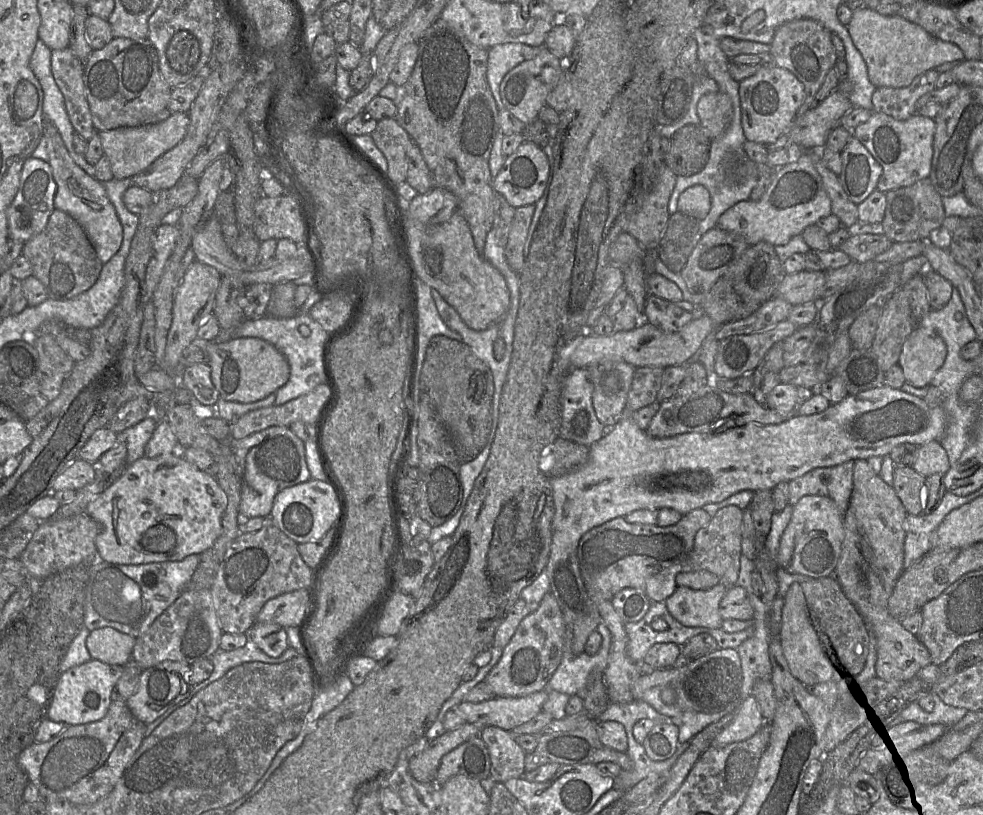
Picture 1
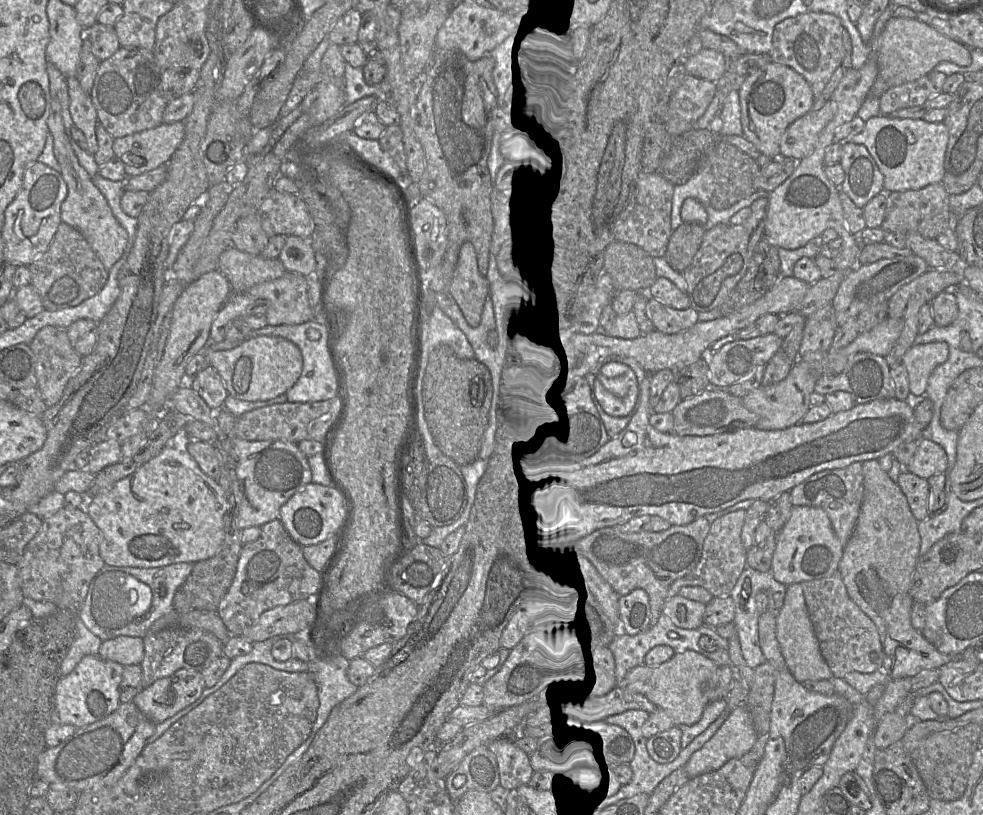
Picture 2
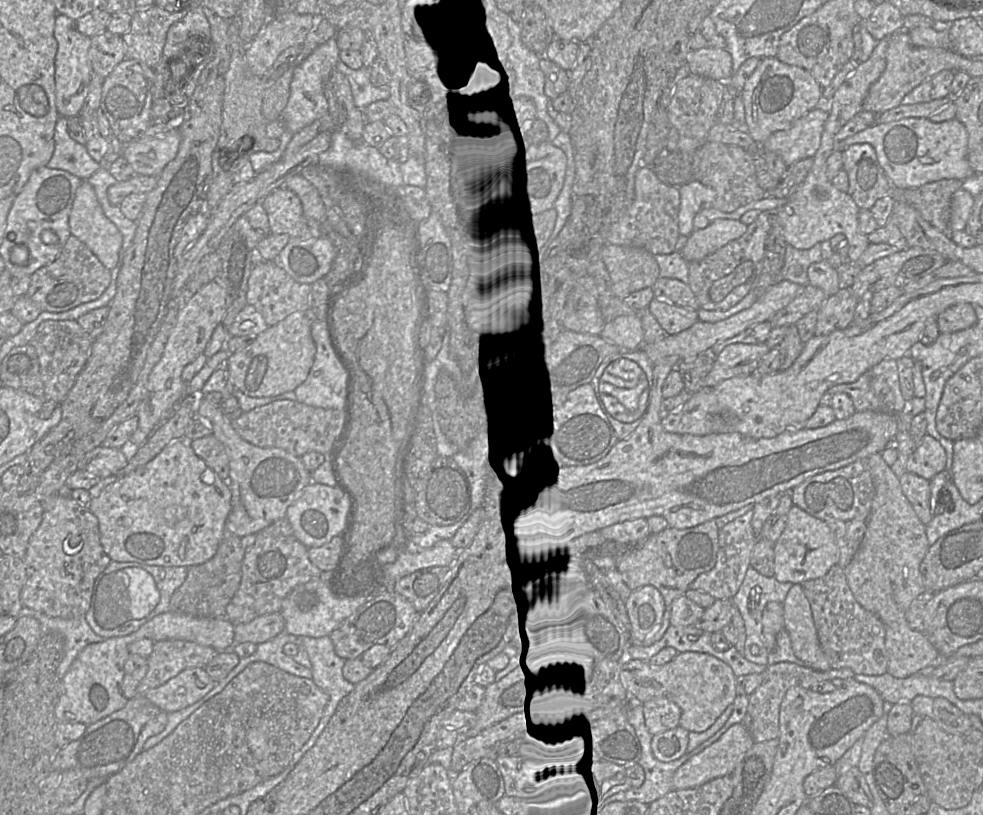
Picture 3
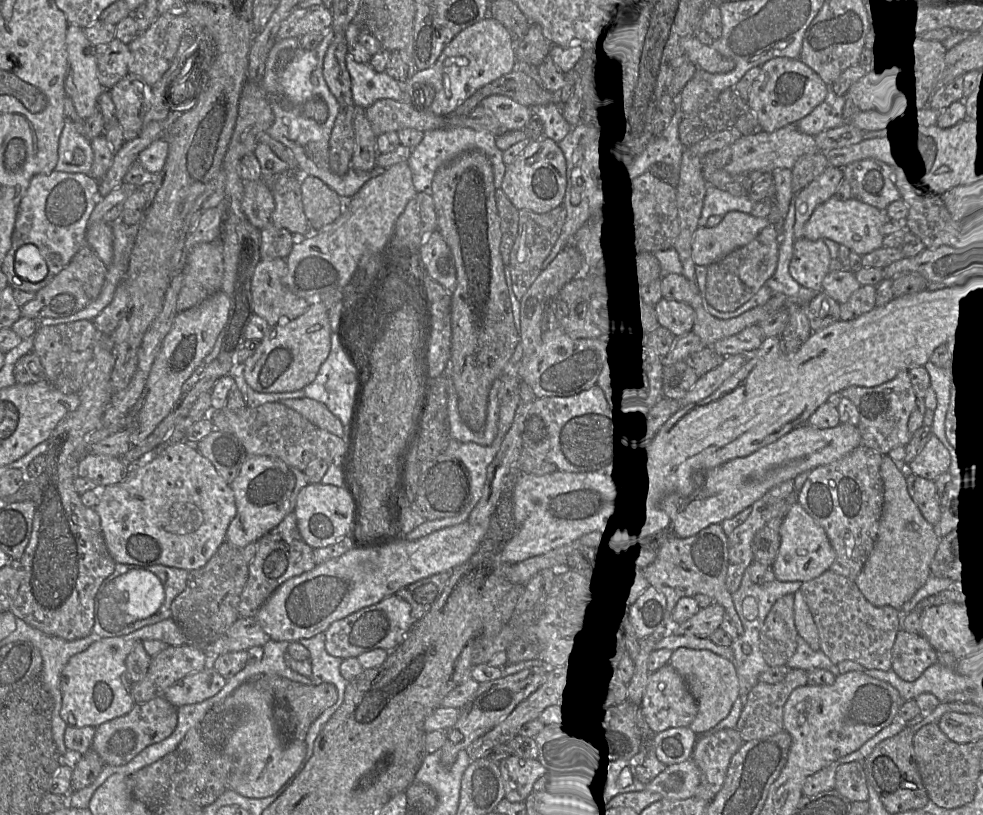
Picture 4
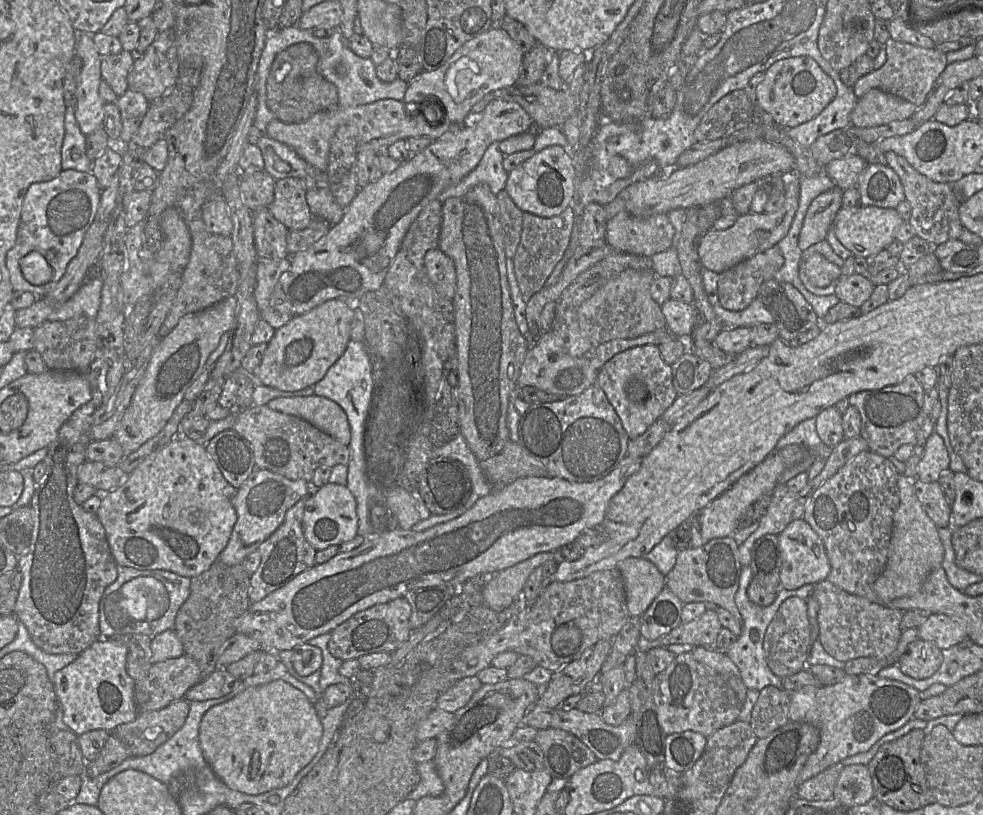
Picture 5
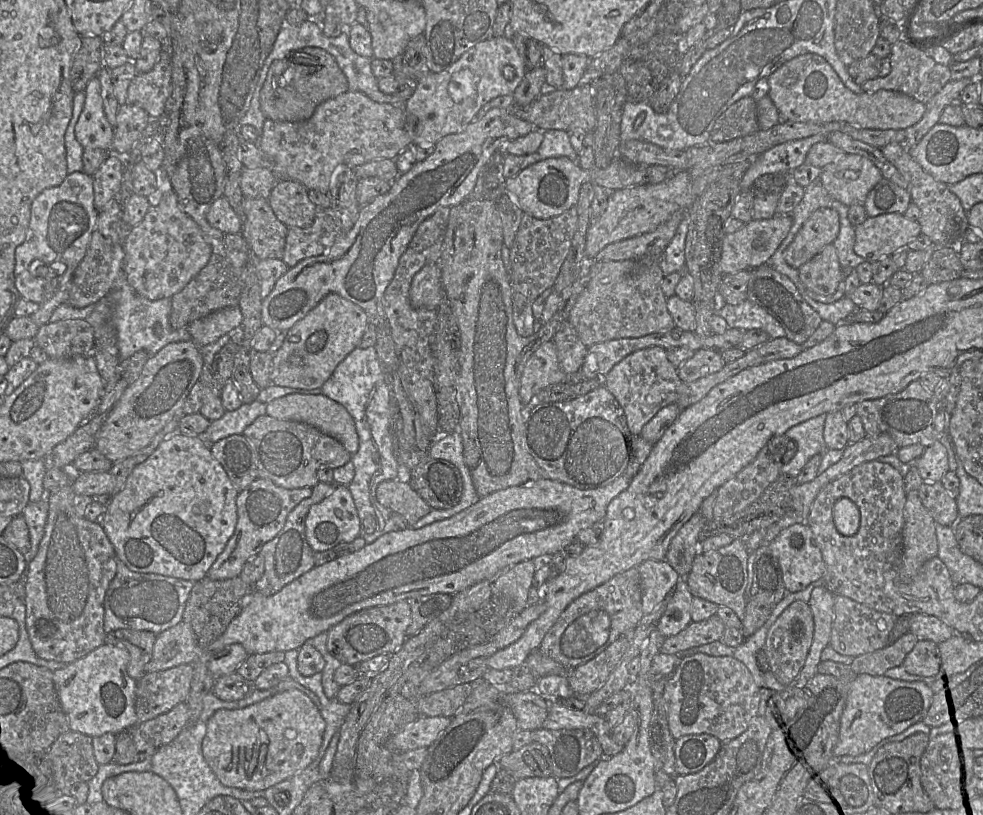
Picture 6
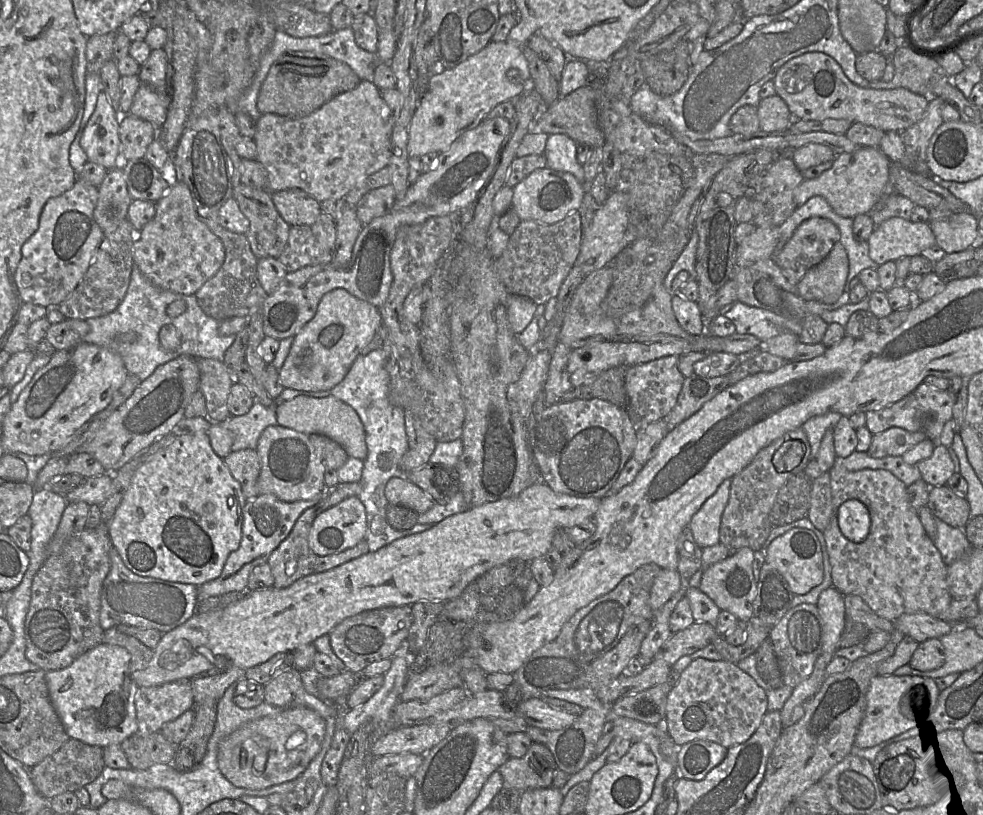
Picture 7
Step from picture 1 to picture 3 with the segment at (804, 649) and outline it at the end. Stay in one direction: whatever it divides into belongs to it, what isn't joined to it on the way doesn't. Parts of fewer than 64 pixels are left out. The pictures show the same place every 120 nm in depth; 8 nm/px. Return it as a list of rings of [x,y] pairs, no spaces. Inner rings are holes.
[[[802,584],[792,586],[783,602],[783,609],[784,628],[796,657],[814,670],[833,670],[821,647],[811,605]]]

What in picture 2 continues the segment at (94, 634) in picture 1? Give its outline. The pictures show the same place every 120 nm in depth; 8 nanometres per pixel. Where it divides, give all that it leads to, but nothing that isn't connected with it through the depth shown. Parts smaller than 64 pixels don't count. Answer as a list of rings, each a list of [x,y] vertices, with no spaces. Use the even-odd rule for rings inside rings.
[[[117,636],[104,640],[97,655],[104,660],[117,662],[122,666],[140,664],[144,657],[143,638]]]

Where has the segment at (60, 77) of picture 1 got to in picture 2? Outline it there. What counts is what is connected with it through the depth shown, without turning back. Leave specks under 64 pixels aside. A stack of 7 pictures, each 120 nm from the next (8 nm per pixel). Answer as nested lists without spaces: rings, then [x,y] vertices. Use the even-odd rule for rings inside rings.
[[[76,76],[67,77],[66,83],[69,94],[69,111],[74,126],[84,134],[87,141],[87,152],[94,155],[98,150],[97,111],[90,95],[82,89]]]

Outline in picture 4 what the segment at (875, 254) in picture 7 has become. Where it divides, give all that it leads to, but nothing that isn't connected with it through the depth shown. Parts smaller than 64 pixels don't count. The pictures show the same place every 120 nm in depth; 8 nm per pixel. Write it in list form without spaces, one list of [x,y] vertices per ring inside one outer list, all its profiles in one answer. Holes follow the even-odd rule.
[[[836,196],[816,207],[804,228],[804,238],[812,241],[831,239],[860,256],[883,247],[882,226],[891,220],[885,210],[866,204],[856,197],[840,200]]]

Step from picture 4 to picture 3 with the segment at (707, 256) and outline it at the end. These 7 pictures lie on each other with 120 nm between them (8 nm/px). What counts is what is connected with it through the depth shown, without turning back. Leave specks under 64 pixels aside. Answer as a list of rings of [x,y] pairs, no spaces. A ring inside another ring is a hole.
[[[716,219],[702,229],[694,229],[683,239],[683,253],[687,262],[701,260],[729,242],[740,238],[748,225],[734,219]]]

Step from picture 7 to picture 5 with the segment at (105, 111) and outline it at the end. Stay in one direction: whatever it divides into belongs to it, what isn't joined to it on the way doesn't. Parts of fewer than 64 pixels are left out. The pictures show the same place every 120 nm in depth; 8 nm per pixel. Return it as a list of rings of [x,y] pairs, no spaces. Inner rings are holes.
[[[78,33],[75,54],[82,60],[77,84],[75,115],[82,133],[87,136],[104,127],[104,100],[99,87],[102,81],[101,55],[93,41],[93,35]]]

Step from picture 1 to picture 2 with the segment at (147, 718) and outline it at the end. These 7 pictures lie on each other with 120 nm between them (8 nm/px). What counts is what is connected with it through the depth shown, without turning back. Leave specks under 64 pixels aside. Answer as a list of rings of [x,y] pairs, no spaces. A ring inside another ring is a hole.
[[[179,669],[143,688],[133,703],[153,723],[160,724],[195,702],[205,688],[201,671]]]

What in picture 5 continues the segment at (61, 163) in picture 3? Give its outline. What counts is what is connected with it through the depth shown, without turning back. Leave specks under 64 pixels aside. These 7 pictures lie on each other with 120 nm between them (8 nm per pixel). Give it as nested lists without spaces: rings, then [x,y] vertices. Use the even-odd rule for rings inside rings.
[[[67,108],[62,145],[62,169],[90,172],[92,163],[93,161],[87,156],[86,136],[78,125],[75,108]]]

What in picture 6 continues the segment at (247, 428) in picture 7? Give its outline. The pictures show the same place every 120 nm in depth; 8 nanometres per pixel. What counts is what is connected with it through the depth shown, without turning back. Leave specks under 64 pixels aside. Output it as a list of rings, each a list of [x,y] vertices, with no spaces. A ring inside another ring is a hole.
[[[258,400],[242,404],[237,410],[226,411],[222,418],[212,421],[203,435],[208,444],[235,434],[243,434],[246,427],[258,417],[266,415],[267,404]]]

